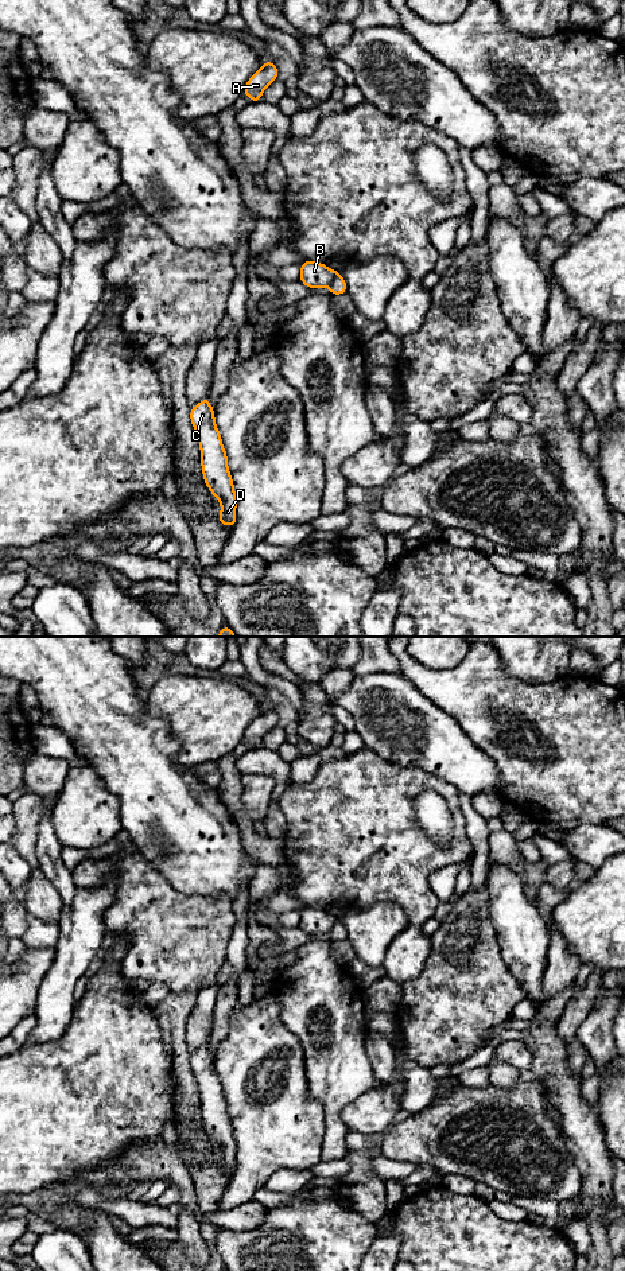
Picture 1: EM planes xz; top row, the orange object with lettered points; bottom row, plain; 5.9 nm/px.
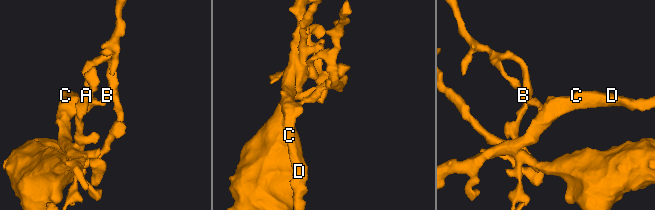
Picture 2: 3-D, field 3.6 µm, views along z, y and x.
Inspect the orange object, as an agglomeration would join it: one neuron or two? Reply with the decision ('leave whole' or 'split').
split

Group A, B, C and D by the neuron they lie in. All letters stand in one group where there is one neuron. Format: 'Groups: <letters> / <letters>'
Groups: A / B C D

